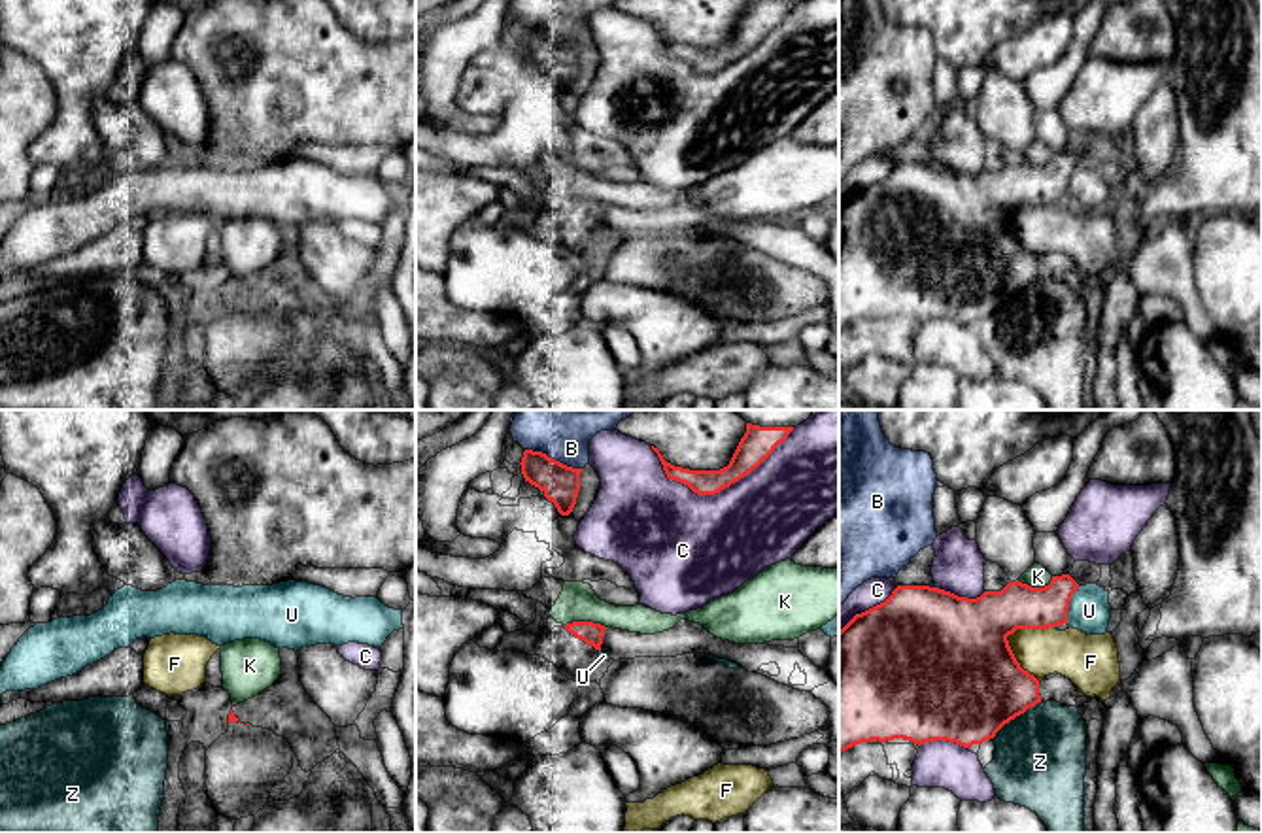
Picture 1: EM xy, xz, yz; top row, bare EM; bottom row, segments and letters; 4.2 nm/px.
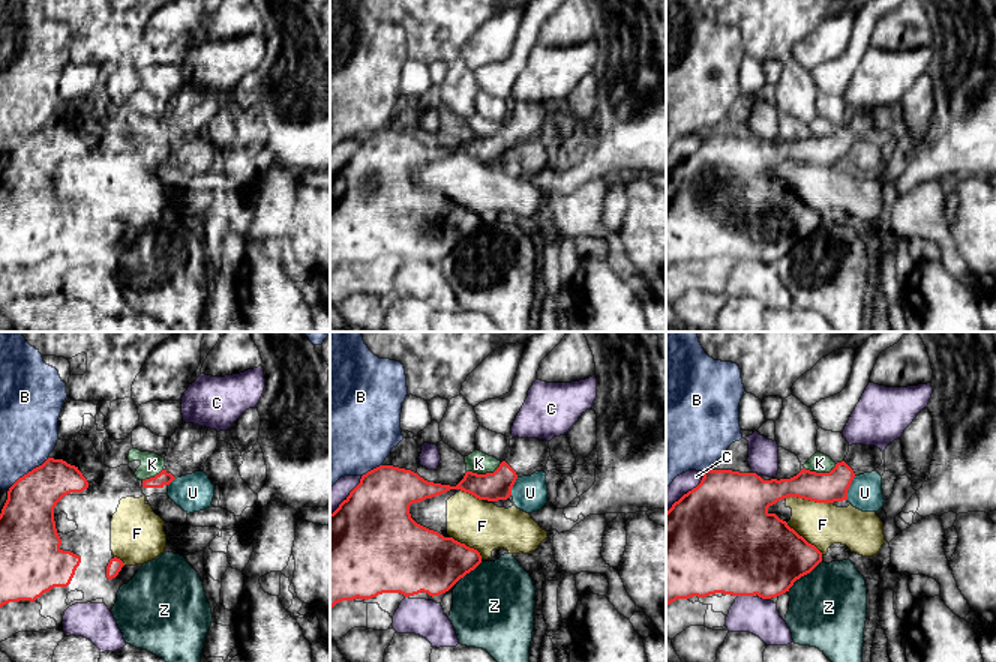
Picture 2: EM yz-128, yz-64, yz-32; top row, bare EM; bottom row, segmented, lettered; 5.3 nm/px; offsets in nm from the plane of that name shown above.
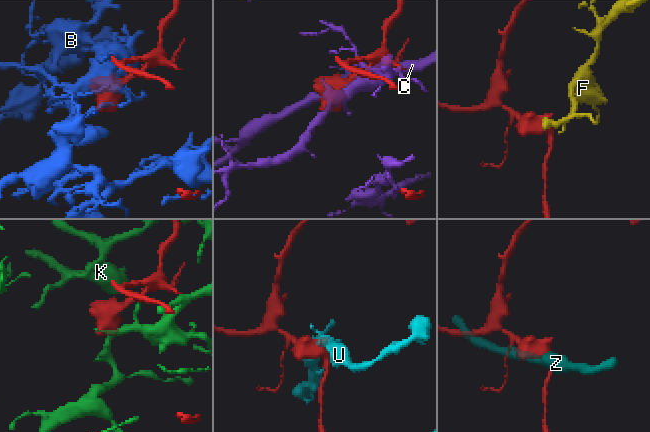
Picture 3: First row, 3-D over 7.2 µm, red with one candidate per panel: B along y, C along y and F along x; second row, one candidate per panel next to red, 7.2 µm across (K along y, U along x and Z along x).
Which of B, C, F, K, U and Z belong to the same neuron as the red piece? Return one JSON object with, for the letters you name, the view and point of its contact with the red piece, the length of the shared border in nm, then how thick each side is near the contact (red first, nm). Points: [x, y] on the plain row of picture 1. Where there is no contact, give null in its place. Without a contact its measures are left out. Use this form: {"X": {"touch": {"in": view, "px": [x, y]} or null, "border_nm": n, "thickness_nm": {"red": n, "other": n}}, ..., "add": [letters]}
{"add": []}

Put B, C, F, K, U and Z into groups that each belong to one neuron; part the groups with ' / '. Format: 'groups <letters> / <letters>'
groups B / C / F / K / U / Z

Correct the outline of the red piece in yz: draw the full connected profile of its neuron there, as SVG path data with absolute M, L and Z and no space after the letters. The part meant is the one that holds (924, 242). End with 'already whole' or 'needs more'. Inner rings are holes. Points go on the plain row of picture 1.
M1075 138L1067 151L1052 153L1045 164L1016 157L1001 168L984 168L977 176L929 162L897 162L884 179L856 191L839 208L839 331L871 317L905 315L918 323L948 317L971 325L994 315L1005 300L1041 280L1039 257L1020 244L1007 213L1016 206L1049 206L1067 200L1071 172L1100 155L1100 142Z; needs more

